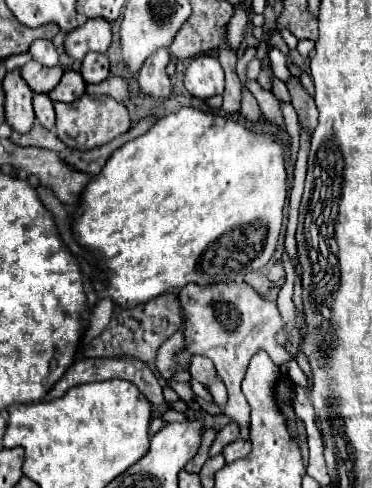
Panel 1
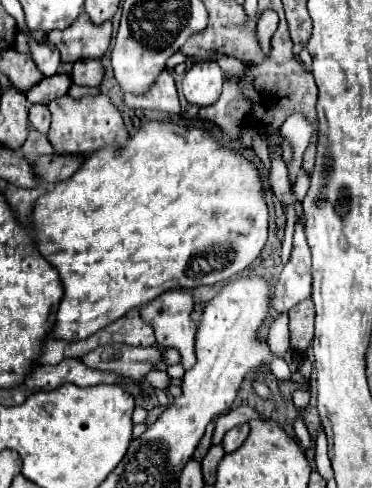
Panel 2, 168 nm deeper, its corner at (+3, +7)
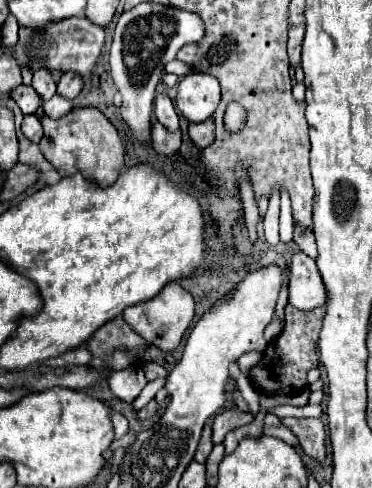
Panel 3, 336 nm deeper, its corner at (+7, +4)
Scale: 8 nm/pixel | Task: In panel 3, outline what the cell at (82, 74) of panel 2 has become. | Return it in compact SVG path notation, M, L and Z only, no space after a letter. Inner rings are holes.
M64 72L60 82L58 82L58 94L62 98L68 98L68 100L74 100L82 90L82 78L74 72Z

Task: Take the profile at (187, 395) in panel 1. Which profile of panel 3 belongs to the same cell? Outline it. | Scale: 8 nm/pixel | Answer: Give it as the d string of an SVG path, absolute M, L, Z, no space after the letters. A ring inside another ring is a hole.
M140 366L132 368L124 368L124 370L118 370L118 372L112 372L110 378L108 378L108 386L112 390L112 394L124 402L132 402L140 392L142 388L148 384L146 376L144 376L144 370Z

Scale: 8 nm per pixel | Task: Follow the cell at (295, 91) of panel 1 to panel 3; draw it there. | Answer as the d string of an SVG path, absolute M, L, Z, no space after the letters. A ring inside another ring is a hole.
M296 224L296 228L294 228L294 244L304 252L304 254L308 254L312 260L316 260L316 242L314 242L314 234L312 234L312 230L306 230L306 228L302 228L302 226L298 226Z

